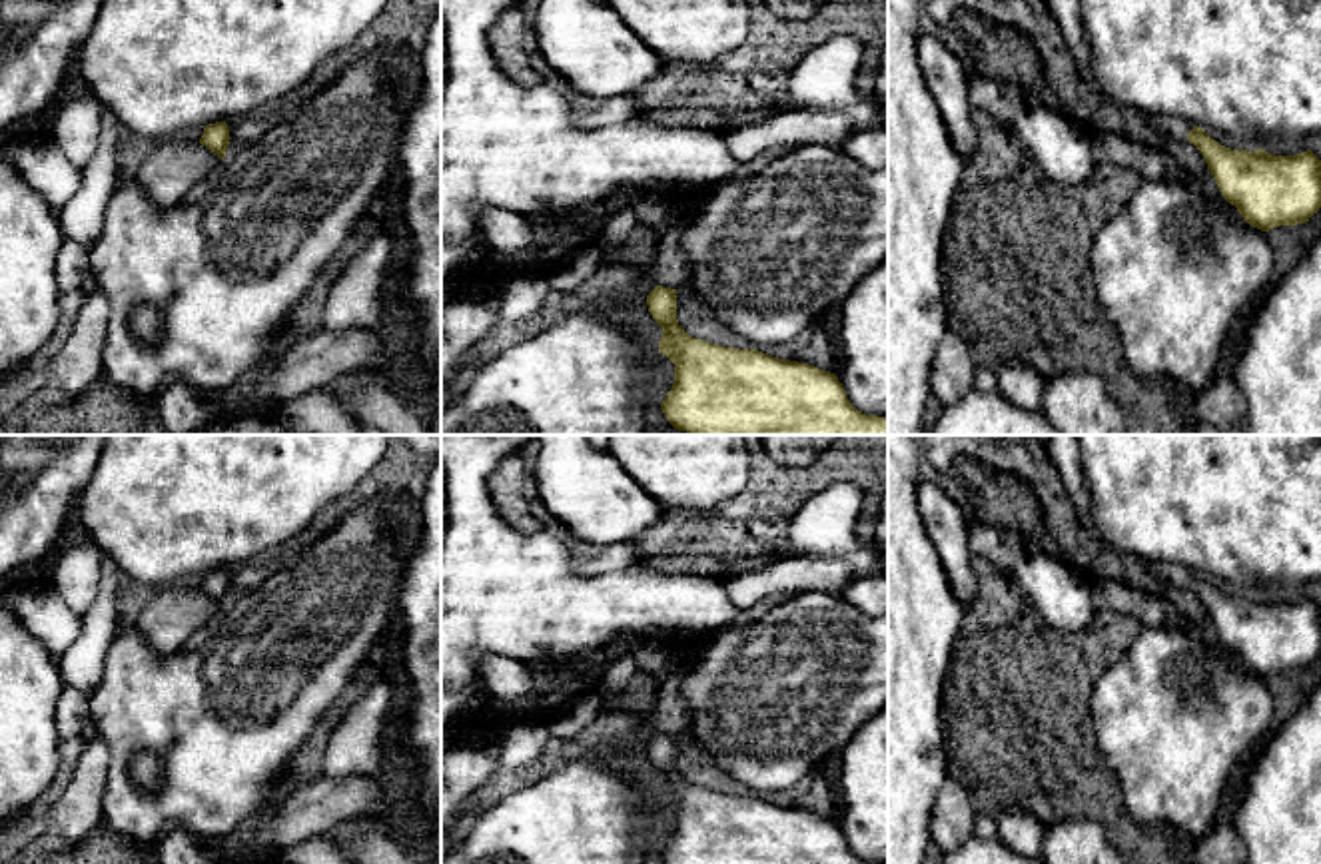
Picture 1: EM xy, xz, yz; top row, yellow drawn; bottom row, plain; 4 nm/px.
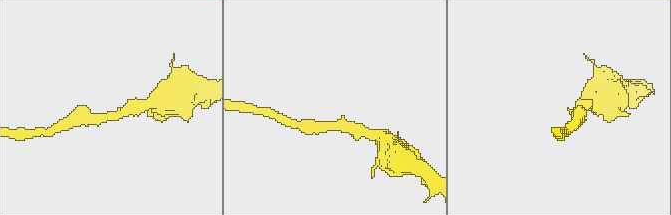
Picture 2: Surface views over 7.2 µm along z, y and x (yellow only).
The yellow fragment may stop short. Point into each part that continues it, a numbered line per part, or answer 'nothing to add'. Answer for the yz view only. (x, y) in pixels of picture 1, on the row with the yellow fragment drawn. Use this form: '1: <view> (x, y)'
1: yz (1172, 126)

